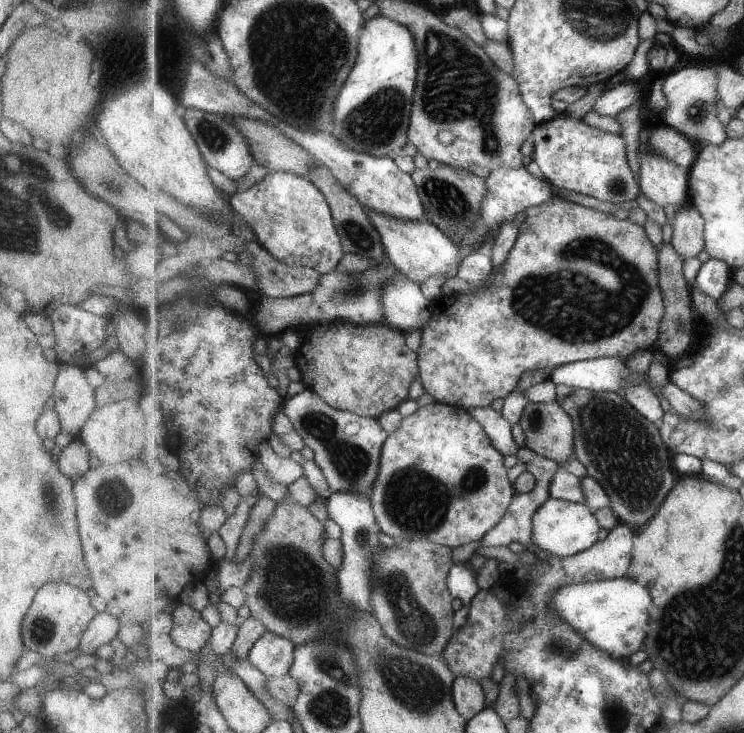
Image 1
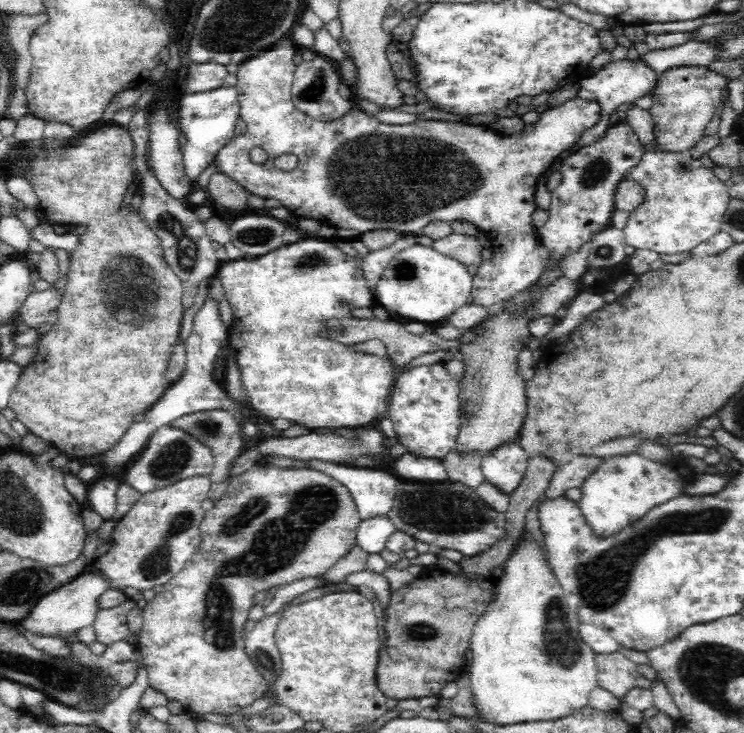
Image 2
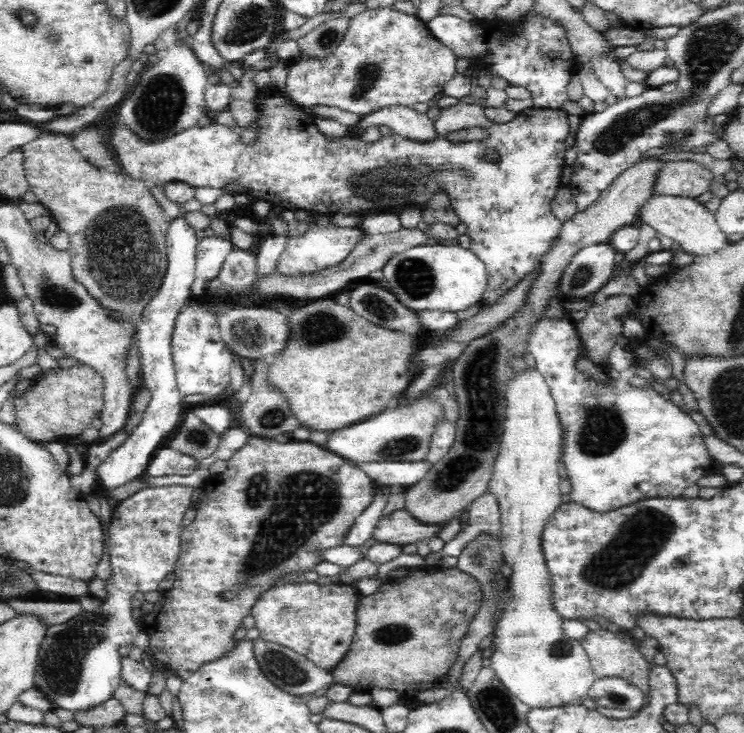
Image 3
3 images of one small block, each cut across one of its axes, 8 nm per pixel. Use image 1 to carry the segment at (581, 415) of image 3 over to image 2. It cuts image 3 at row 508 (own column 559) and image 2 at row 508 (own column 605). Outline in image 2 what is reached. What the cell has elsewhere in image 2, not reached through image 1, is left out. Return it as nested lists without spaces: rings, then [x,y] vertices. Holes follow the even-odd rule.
[[[634,452],[606,456],[604,462],[597,466],[580,487],[582,498],[577,504],[583,518],[598,536],[606,538],[620,532],[637,519],[643,518],[652,508],[685,495],[684,490],[690,486],[695,474],[678,472],[678,465],[684,463],[686,461],[678,453],[665,464],[659,464]]]

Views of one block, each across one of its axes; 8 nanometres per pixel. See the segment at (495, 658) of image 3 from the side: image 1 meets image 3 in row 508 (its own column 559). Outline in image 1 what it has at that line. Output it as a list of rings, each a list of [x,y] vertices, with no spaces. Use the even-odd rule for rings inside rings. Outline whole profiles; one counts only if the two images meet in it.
[[[549,498],[533,516],[533,546],[557,558],[575,556],[596,545],[599,529],[596,514],[587,504]]]

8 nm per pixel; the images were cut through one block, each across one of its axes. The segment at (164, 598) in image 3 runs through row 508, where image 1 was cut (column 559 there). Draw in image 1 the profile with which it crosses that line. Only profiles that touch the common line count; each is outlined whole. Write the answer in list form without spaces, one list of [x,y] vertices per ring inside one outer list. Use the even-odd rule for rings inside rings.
[[[558,194],[551,202],[530,207],[526,211],[524,221],[520,223],[519,237],[515,247],[509,252],[505,264],[501,266],[501,272],[495,276],[495,280],[489,286],[476,287],[471,292],[456,296],[449,302],[435,301],[431,305],[431,312],[433,318],[431,318],[431,324],[425,328],[425,332],[422,332],[422,346],[418,352],[419,381],[426,392],[433,394],[438,402],[464,407],[467,410],[489,407],[493,400],[509,396],[526,370],[540,370],[549,378],[553,376],[557,366],[600,357],[626,359],[639,349],[653,351],[661,335],[661,320],[665,317],[664,295],[660,286],[660,251],[649,240],[645,228],[633,222],[632,217],[621,220],[613,216],[613,213],[599,212],[587,206],[580,206]]]

